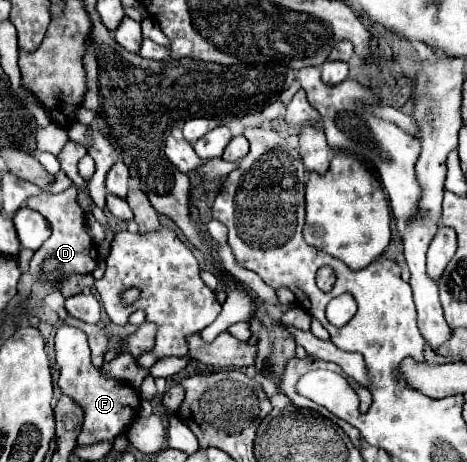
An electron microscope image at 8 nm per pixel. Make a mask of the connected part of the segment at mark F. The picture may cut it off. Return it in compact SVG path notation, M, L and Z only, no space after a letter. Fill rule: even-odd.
M61 326L55 334L55 352L57 352L57 366L59 366L59 388L63 394L67 394L75 404L83 410L83 432L77 438L79 446L95 444L101 440L113 442L119 434L123 434L131 422L139 414L139 394L125 382L111 376L105 376L101 366L93 366L91 362L91 350L87 344L87 336L83 330L73 326Z

